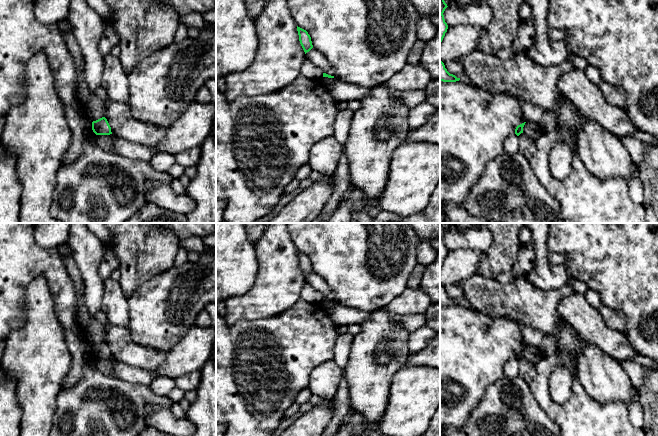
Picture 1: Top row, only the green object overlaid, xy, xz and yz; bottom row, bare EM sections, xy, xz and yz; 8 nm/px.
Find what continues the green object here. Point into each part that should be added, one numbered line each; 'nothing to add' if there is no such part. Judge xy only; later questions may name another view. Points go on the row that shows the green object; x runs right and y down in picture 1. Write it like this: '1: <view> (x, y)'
nothing to add

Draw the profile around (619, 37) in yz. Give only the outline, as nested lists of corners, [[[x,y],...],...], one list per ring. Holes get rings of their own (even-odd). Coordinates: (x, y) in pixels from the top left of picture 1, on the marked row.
[[[549,0],[547,20],[551,28],[567,33],[567,39],[563,42],[568,52],[584,58],[589,65],[597,68],[604,82],[624,90],[626,102],[623,109],[635,127],[658,139],[658,0]]]

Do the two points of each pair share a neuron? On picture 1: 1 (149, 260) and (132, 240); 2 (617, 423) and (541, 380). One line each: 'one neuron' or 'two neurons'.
1: one neuron
2: one neuron

